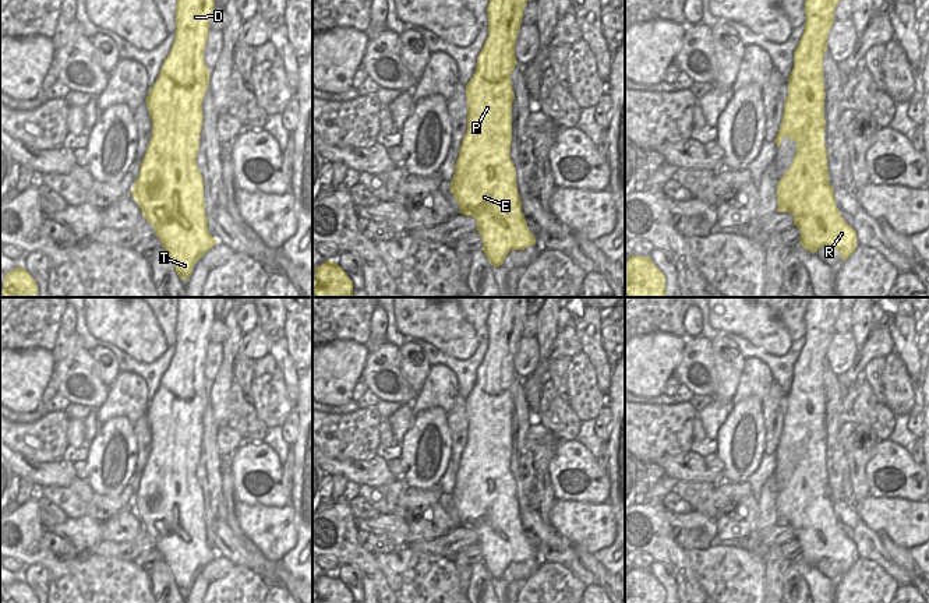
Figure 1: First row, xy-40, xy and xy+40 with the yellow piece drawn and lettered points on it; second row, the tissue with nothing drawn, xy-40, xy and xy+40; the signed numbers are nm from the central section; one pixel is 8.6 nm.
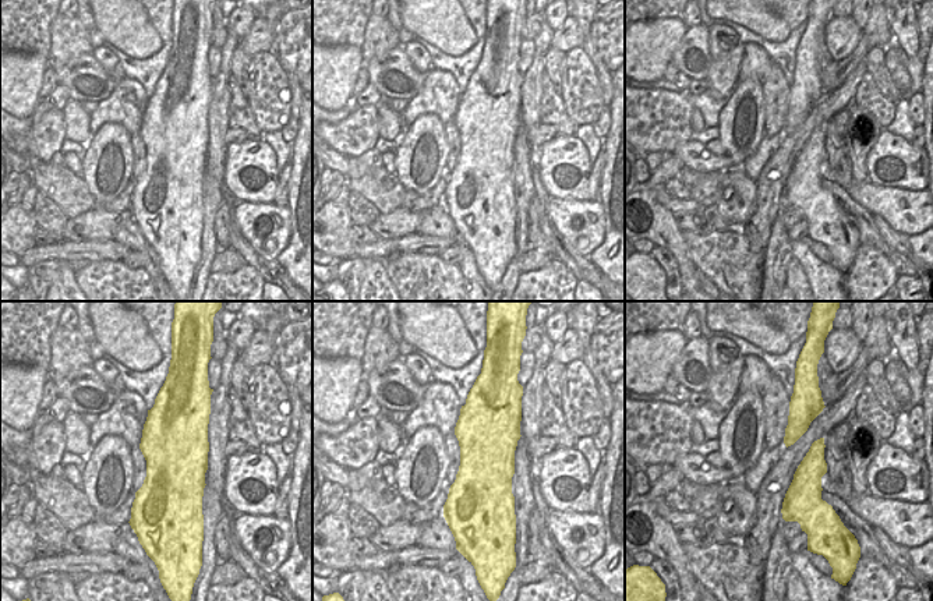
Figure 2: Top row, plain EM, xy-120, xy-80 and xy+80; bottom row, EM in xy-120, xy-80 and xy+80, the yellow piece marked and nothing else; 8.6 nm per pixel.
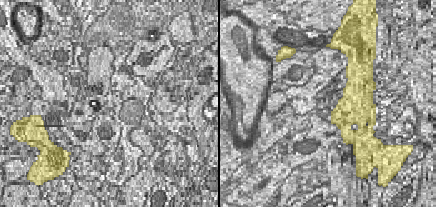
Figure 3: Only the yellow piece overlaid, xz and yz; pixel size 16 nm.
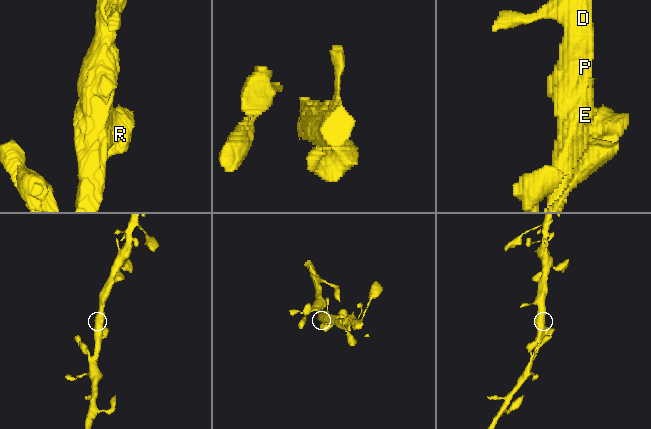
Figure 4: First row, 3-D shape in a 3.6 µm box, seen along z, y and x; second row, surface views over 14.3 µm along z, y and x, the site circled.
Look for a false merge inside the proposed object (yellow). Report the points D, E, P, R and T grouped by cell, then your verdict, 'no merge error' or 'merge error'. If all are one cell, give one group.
groups D E P R T; no merge error

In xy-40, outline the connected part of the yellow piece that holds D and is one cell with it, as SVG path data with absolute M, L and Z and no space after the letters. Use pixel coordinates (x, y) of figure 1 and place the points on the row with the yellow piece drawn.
M177 0L176 38L145 100L152 119L152 137L131 191L183 281L191 275L194 264L218 243L208 233L204 181L197 165L202 100L209 84L204 53L213 7L215 0Z

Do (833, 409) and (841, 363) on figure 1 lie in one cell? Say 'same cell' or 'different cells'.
different cells

